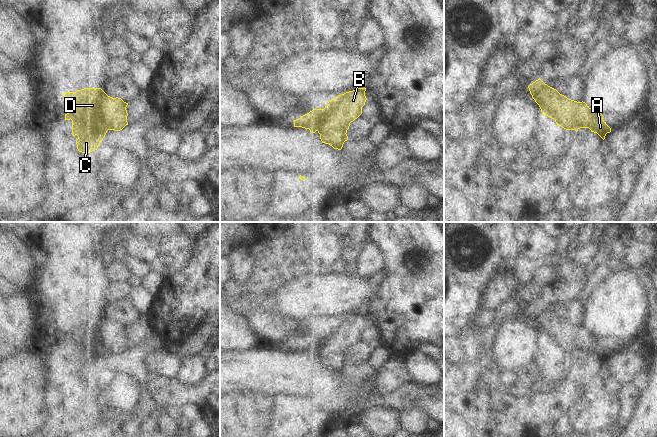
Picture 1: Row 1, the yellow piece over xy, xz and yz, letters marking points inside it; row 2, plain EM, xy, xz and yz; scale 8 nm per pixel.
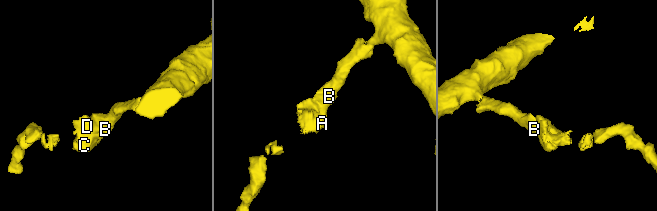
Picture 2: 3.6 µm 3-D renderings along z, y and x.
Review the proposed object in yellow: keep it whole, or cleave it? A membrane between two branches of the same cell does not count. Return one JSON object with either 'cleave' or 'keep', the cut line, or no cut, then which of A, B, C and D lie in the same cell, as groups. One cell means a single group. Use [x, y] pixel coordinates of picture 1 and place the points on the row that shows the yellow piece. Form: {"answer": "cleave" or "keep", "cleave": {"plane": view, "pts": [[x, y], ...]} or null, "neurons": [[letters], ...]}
{"answer": "keep", "cleave": null, "neurons": [["A", "B", "C", "D"]]}

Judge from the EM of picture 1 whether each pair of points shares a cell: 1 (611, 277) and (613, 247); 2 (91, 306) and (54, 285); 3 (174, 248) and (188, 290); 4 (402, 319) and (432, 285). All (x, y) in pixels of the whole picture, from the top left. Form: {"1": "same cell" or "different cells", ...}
{"1": "different cells", "2": "different cells", "3": "different cells", "4": "same cell"}

